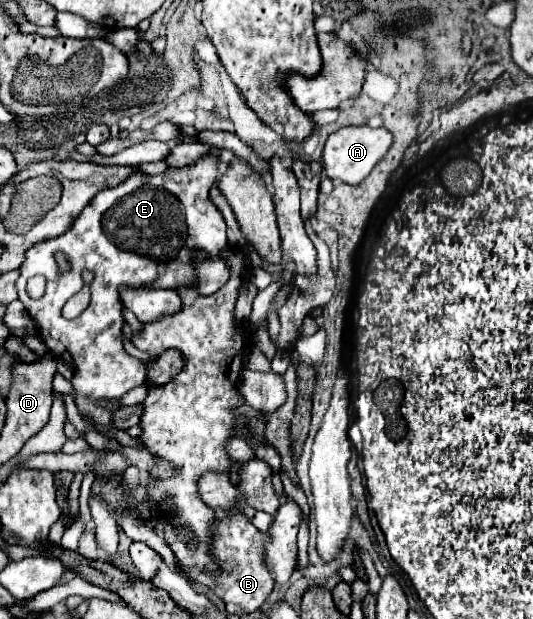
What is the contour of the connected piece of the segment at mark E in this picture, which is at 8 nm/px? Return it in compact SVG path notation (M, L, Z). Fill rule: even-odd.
M213 147L209 157L199 159L191 167L175 169L171 167L163 175L145 175L145 173L135 173L121 185L113 189L103 189L95 195L95 199L85 207L85 211L77 217L77 221L71 225L69 231L63 235L37 243L27 251L27 259L21 265L21 277L17 281L17 291L19 291L19 301L25 305L29 311L29 317L37 321L41 329L49 333L53 341L57 341L65 353L67 353L67 363L73 369L73 379L71 385L75 389L75 405L79 413L93 423L93 427L105 435L107 439L113 439L117 433L113 413L121 409L121 397L139 387L145 385L147 381L147 365L135 357L131 357L125 347L123 347L123 305L119 297L121 287L143 287L143 289L185 289L193 287L201 295L211 295L215 293L227 279L229 279L229 265L223 259L223 255L229 251L227 235L225 235L225 221L219 209L211 203L209 199L209 189L215 183L217 177L217 159L219 149ZM205 251L205 259L197 259L197 253ZM55 253L63 253L69 261L69 271L65 275L59 275L57 263L55 263ZM43 275L47 279L45 285L45 295L41 299L33 299L27 295L27 279ZM83 285L89 285L91 289L91 303L89 309L85 309L79 317L75 319L65 319L61 315L63 305L67 299L71 299L75 293L83 289Z

